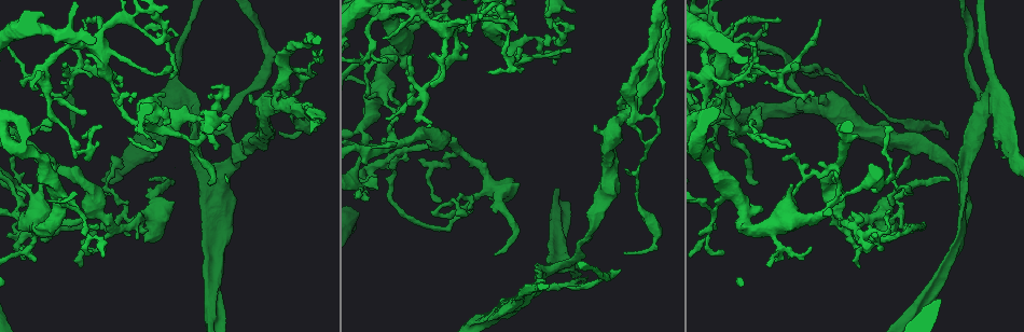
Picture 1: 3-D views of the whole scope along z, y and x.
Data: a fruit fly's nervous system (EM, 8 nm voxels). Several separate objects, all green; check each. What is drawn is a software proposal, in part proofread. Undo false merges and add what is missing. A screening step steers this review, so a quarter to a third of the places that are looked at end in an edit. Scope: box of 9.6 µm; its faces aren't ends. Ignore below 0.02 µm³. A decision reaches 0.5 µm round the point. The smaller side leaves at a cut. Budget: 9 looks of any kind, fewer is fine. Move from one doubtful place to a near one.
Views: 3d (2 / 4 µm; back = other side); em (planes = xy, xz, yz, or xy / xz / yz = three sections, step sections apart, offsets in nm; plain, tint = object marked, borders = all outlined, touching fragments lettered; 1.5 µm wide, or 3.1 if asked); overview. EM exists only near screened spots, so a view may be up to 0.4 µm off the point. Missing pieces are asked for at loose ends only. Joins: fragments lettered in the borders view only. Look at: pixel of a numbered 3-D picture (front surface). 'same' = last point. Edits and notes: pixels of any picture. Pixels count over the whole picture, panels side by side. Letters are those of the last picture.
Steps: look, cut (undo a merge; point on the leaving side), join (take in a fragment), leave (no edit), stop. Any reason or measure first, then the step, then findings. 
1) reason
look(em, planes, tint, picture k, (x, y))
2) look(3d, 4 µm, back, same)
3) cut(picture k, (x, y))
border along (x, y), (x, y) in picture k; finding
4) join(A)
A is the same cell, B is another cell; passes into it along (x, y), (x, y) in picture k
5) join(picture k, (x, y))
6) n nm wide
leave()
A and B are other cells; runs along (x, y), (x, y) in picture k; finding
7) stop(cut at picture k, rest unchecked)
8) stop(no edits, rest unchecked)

calibre changes
look(3d, 2 µm, picture 1, (1009, 147))

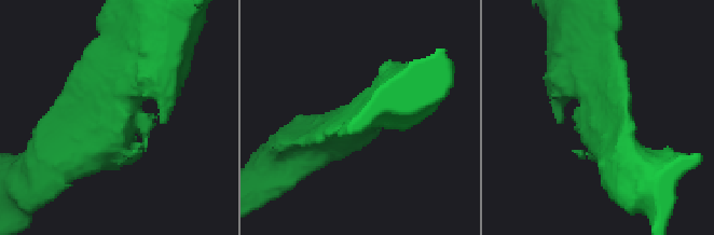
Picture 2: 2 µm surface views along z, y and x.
look(em, planes, tint, picture 2, (122, 114))

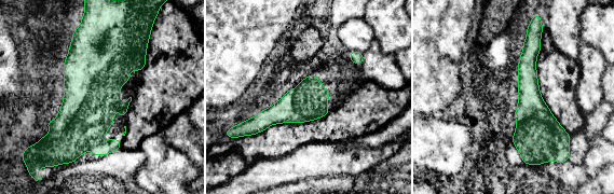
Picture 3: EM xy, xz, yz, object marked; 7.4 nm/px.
look(em, planes, borders, same)

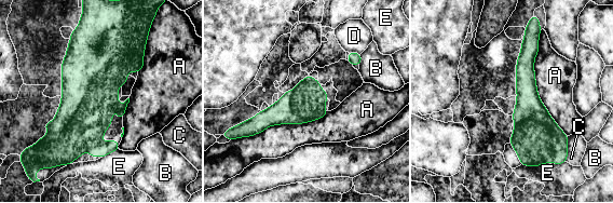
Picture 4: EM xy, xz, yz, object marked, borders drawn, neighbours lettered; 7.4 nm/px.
leave()
A, B, C, D and E are other cells; border along (118, 148), (101, 158) in picture 4; all the same cell

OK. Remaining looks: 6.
branch stops here
look(3d, 4 µm, picture 1, (150, 180))

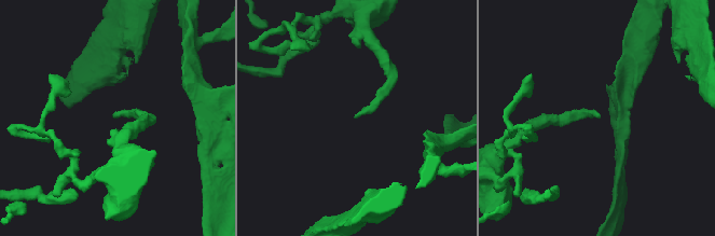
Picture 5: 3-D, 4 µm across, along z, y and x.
look(em, planes, tint, picture 5, (116, 115))

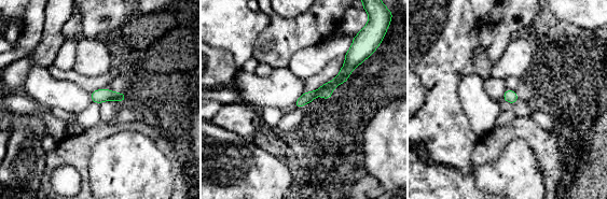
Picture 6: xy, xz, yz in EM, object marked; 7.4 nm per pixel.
see the neighbours
look(em, planes, borders, same)

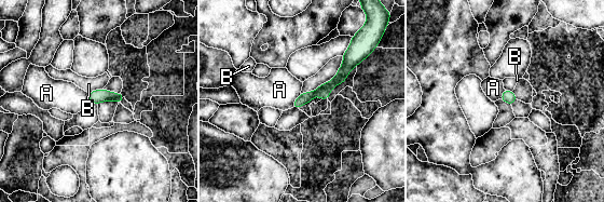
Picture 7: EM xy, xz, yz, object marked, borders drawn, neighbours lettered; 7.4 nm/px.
leave()
A and B are other cells; runs along (352, 58), (323, 92), (297, 105) in picture 7; no lettered fragment goes on from it

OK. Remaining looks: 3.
tapers out
look(em, planes, borders, picture 1, (387, 116))

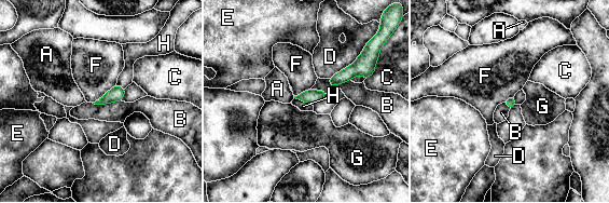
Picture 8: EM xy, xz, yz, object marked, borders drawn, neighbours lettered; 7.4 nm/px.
leave()
A, B, C, D, E, F, G and H are other cells; border along (115, 84), (93, 103) in picture 8; none of them fits

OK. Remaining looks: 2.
abrupt turn
look(em, xy, step 8, borders, picture 1, (454, 38))

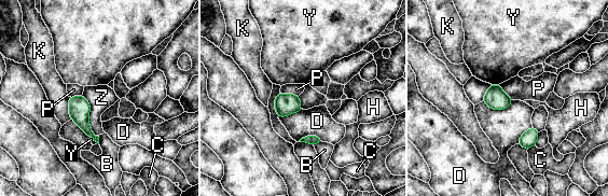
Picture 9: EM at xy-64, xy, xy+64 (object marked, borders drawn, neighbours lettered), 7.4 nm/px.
another direction
look(em, planes, borders, same)

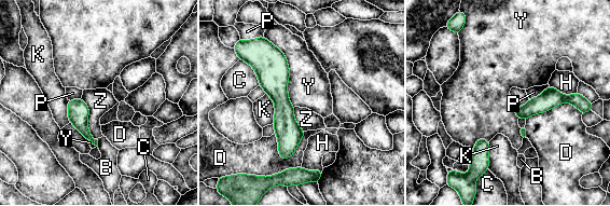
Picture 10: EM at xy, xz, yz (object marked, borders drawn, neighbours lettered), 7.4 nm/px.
Y touches over 600 nm
leave()
B, C, D, H, K, P, Y and Z are other cells; border along (266, 93), (274, 105), (273, 123) in picture 10; one cell here

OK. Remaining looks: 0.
stop(no edits, rest unchecked)

